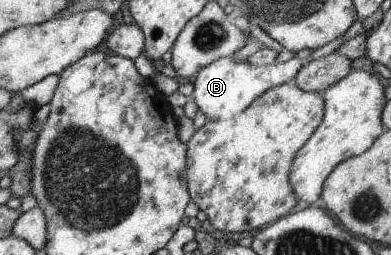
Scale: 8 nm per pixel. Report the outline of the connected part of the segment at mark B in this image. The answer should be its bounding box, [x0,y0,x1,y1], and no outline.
[190,55,303,121]

